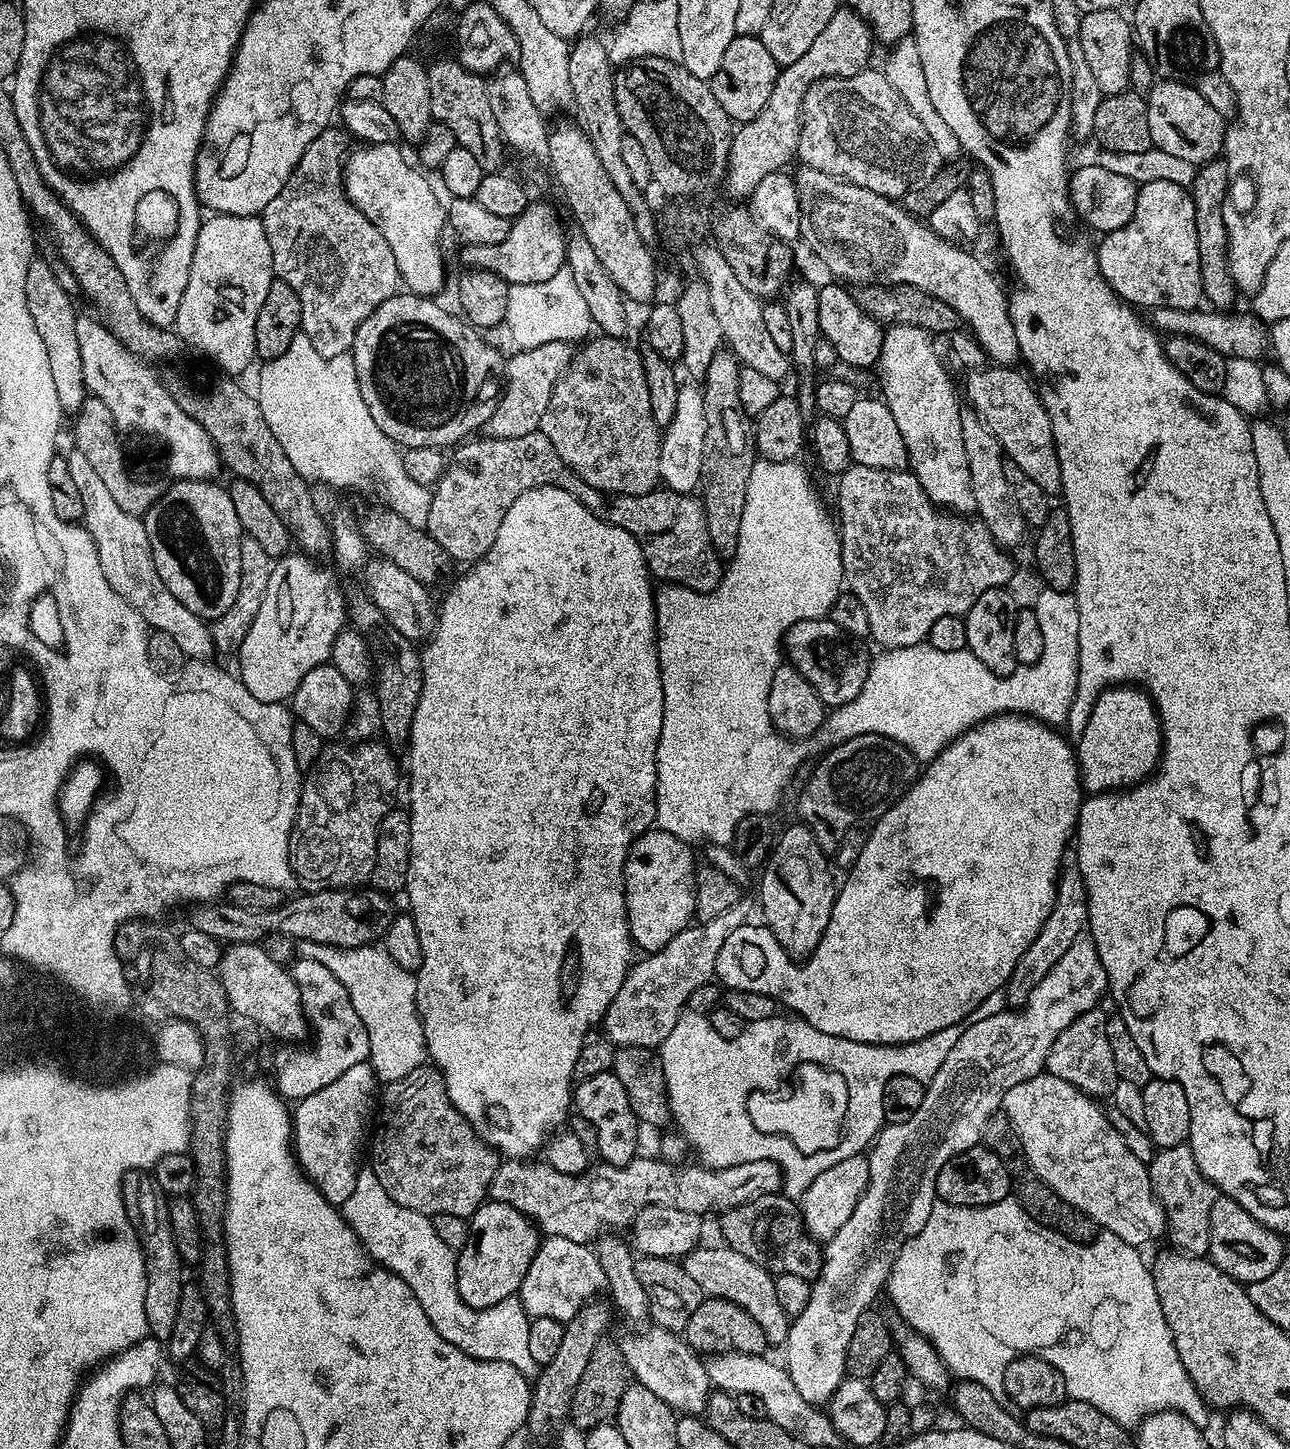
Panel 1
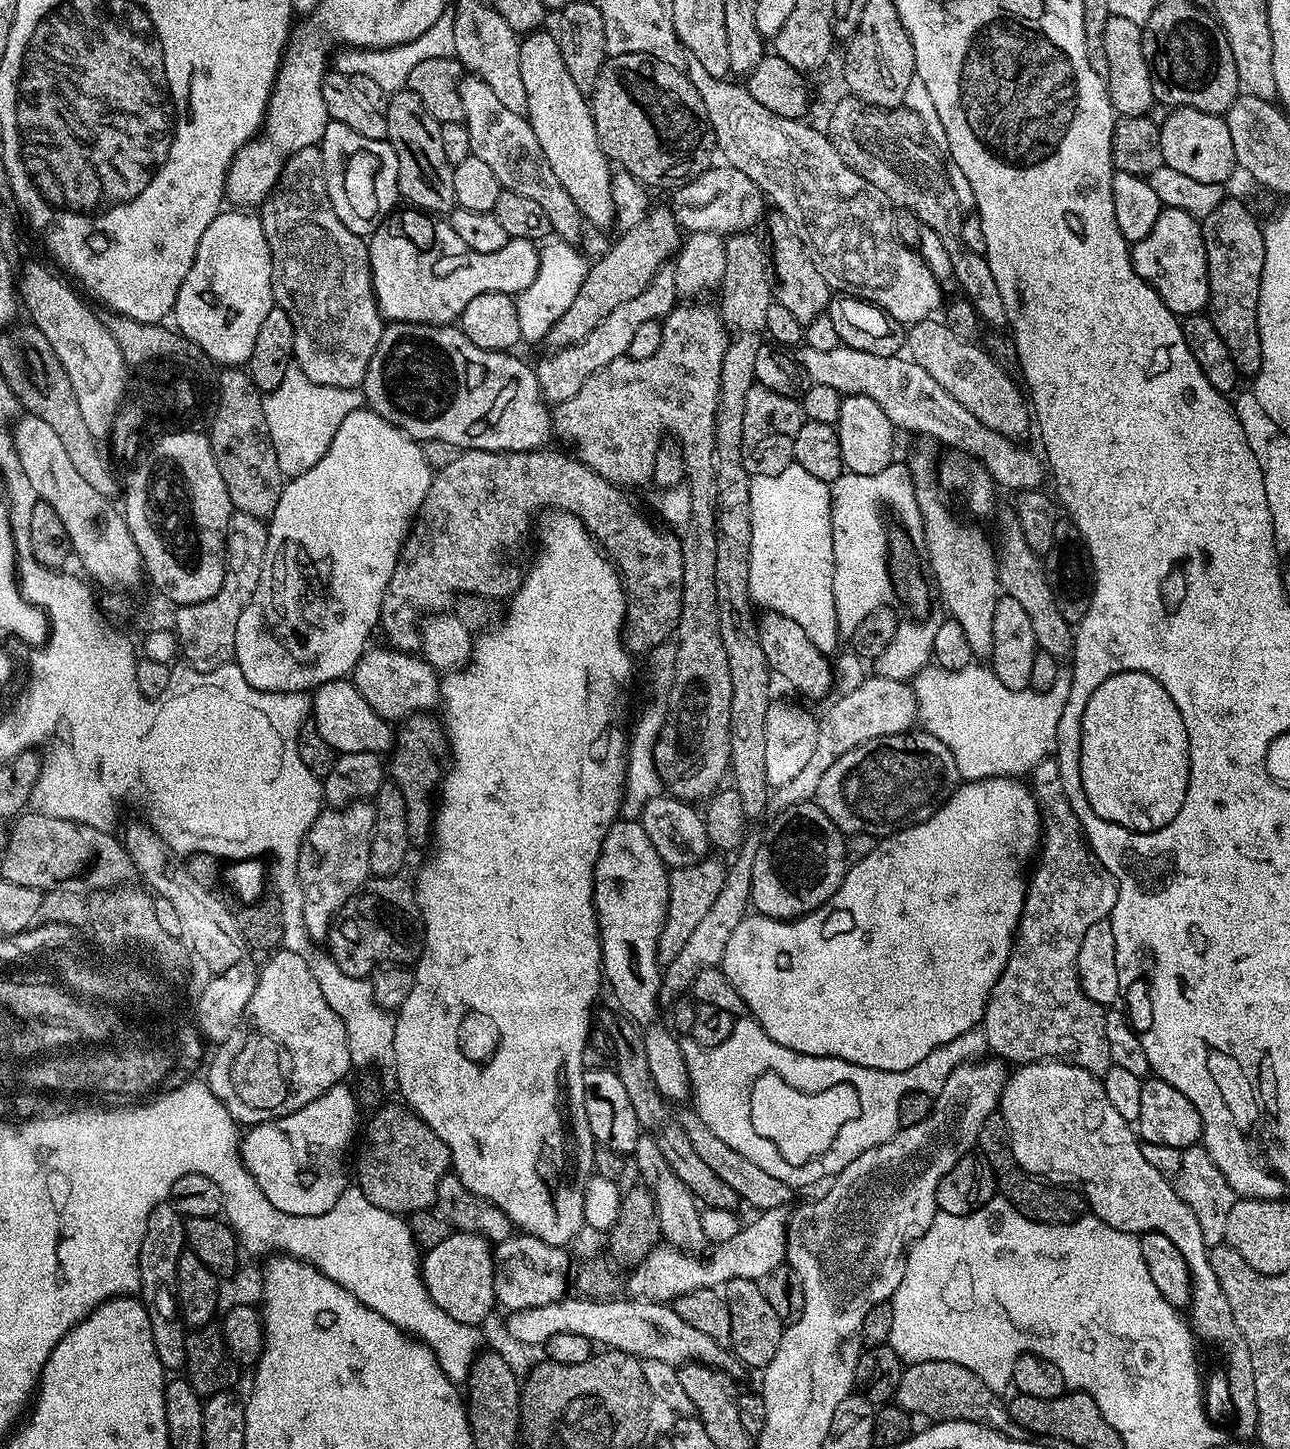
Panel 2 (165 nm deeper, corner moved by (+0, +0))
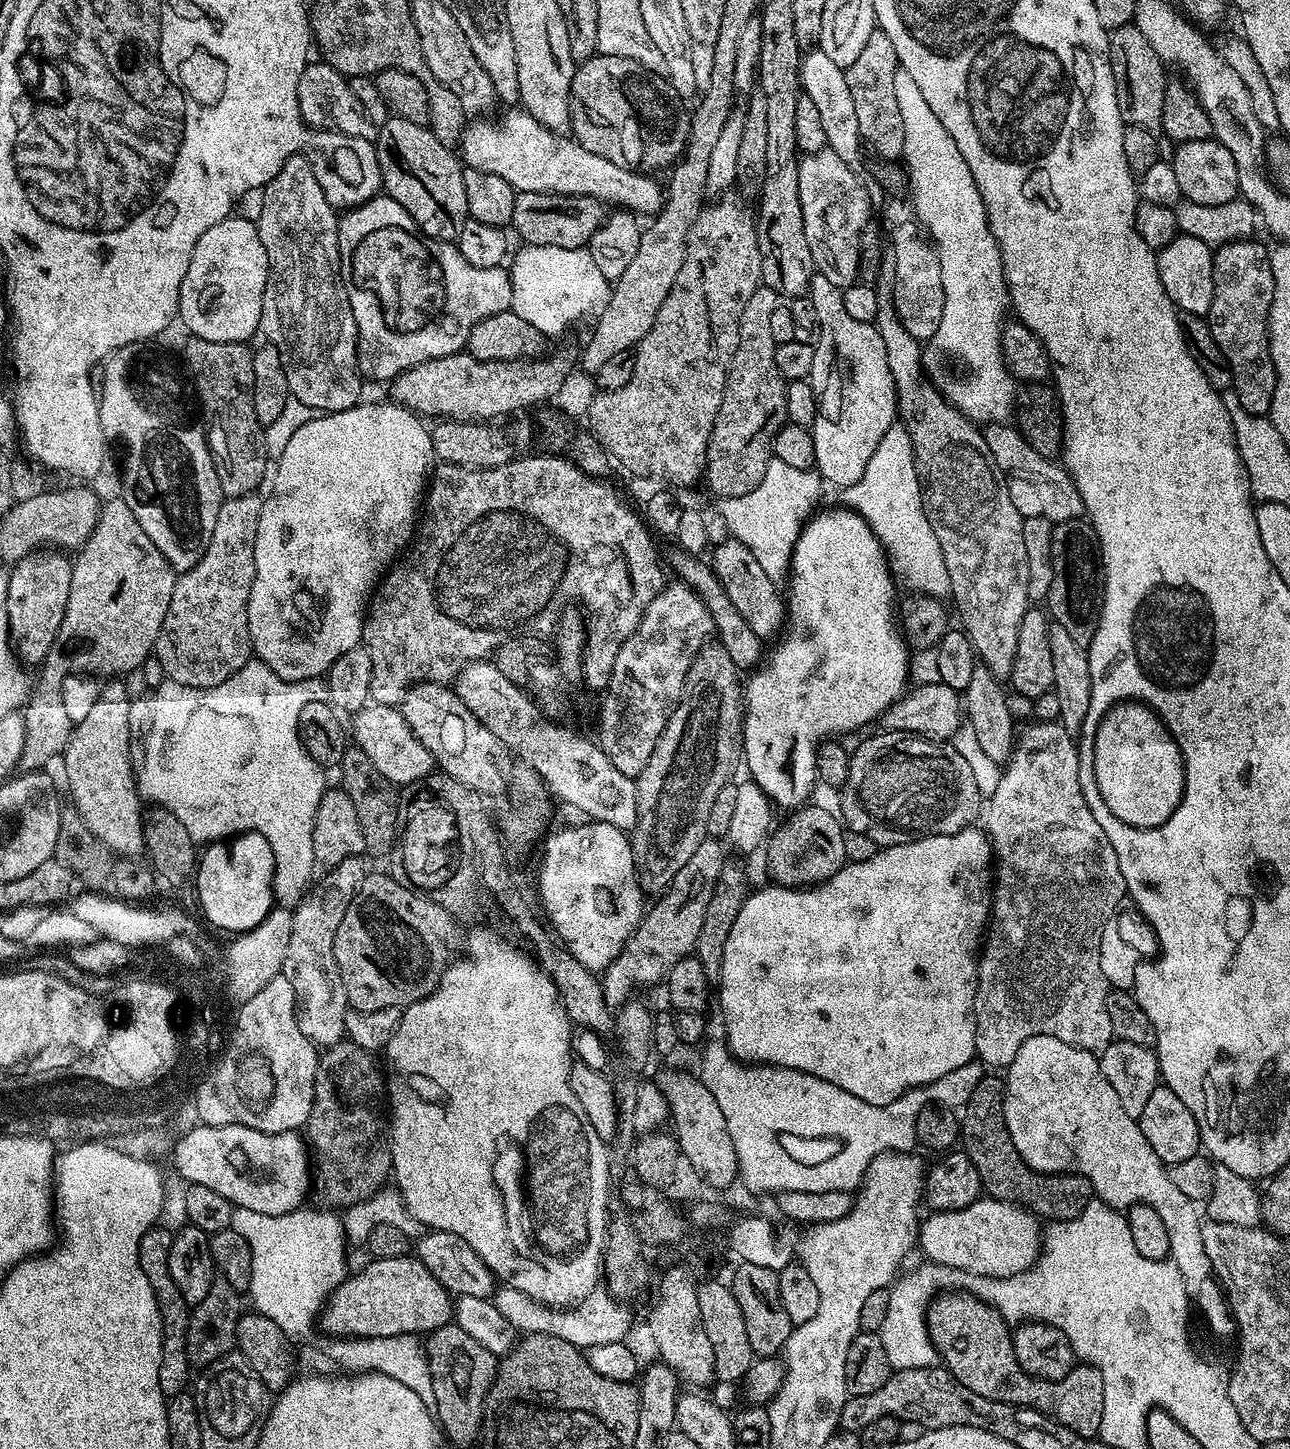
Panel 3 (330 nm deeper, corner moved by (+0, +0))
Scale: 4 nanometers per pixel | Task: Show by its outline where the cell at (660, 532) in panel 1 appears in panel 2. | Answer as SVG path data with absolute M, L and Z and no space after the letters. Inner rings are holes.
M470 448L461 451L460 457L462 462L484 462L484 500L480 506L472 506L472 502L466 502L466 506L462 508L456 508L456 502L448 502L448 496L446 496L446 490L440 490L440 494L444 492L444 496L436 498L434 494L438 494L435 486L446 484L446 482L440 482L440 484L434 485L434 490L429 490L430 500L434 498L434 508L436 508L436 528L422 528L422 530L410 530L414 534L414 538L408 538L404 547L400 550L400 557L398 562L394 566L394 574L390 574L390 586L386 586L386 594L382 594L382 606L380 607L380 622L379 627L384 628L384 636L389 645L395 648L397 652L410 652L415 653L417 649L421 647L421 638L418 631L418 619L416 615L419 612L423 614L432 614L437 610L444 610L453 603L454 595L452 592L460 592L456 594L467 594L470 596L483 596L485 598L493 598L492 596L504 596L504 598L511 597L512 593L516 591L520 586L522 579L522 568L519 568L516 563L520 560L520 551L524 548L524 535L528 532L528 527L533 527L534 517L541 510L559 510L561 512L569 512L578 517L587 527L589 532L596 538L597 544L601 549L610 557L613 564L616 565L616 571L620 574L620 581L624 584L624 599L626 601L626 607L624 609L624 647L633 654L651 653L652 649L657 648L659 644L669 643L673 639L674 633L680 625L680 611L682 610L682 594L684 593L684 583L682 582L682 540L675 531L665 530L663 527L655 528L630 501L624 497L625 489L623 487L611 484L606 478L599 476L594 470L590 470L586 465L582 463L575 455L569 454L567 456L564 452L548 452L549 450L541 450L538 452L491 452L490 450L478 450L477 448Z

